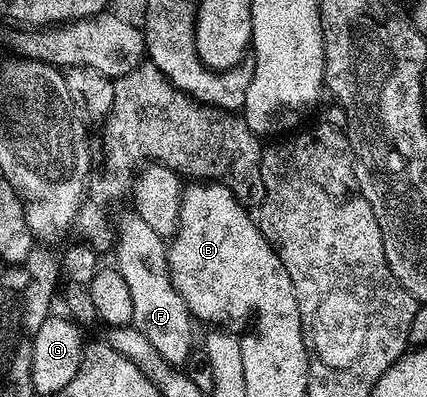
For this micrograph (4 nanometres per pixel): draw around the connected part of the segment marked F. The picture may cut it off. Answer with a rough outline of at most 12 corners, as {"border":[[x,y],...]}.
{"border":[[146,220],[118,230],[115,269],[131,325],[183,367],[194,319],[172,283],[168,246]]}

